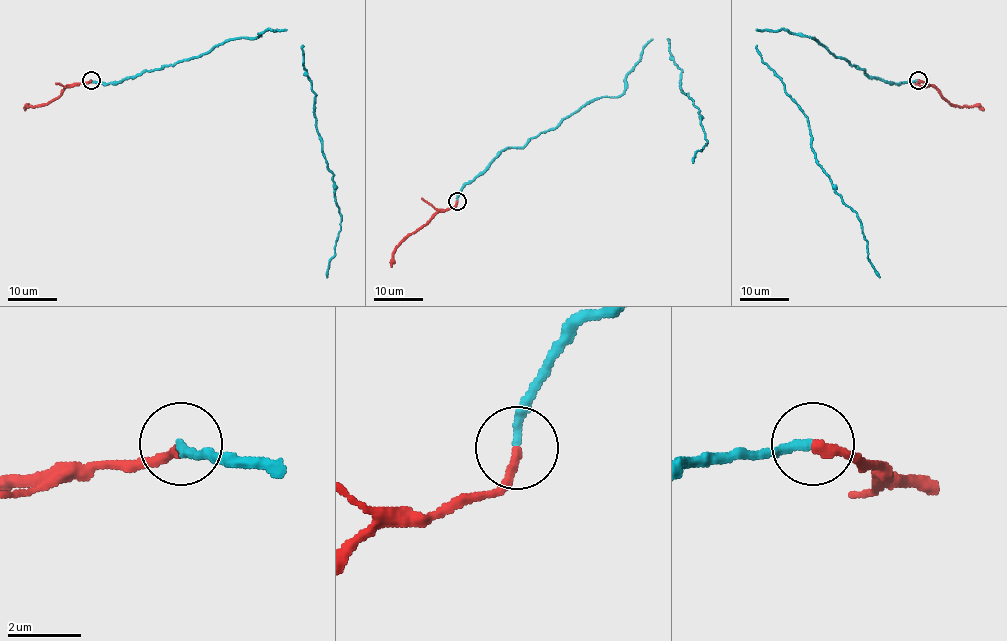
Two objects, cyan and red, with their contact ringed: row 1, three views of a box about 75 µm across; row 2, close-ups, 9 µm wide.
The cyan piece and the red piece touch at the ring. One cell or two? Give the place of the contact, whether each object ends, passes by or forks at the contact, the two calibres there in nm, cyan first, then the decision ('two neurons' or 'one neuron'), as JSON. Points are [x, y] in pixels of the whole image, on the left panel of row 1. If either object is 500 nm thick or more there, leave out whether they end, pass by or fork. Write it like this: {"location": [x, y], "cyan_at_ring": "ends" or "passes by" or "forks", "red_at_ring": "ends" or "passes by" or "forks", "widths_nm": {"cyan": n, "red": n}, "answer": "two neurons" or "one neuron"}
{"location": [91, 80], "cyan_at_ring": "ends", "red_at_ring": "ends", "widths_nm": {"cyan": 240, "red": 260}, "answer": "one neuron"}

